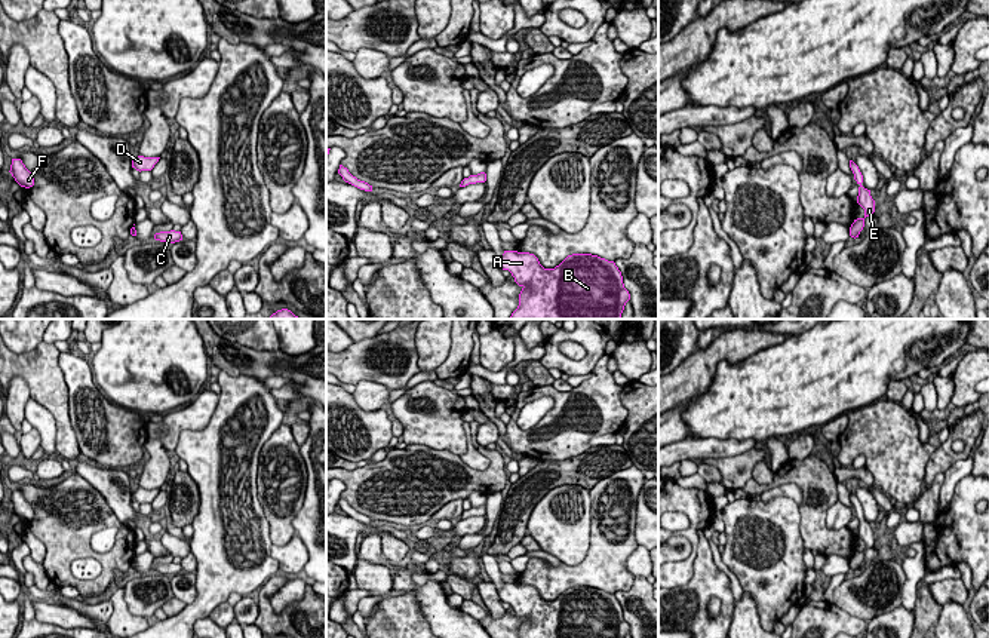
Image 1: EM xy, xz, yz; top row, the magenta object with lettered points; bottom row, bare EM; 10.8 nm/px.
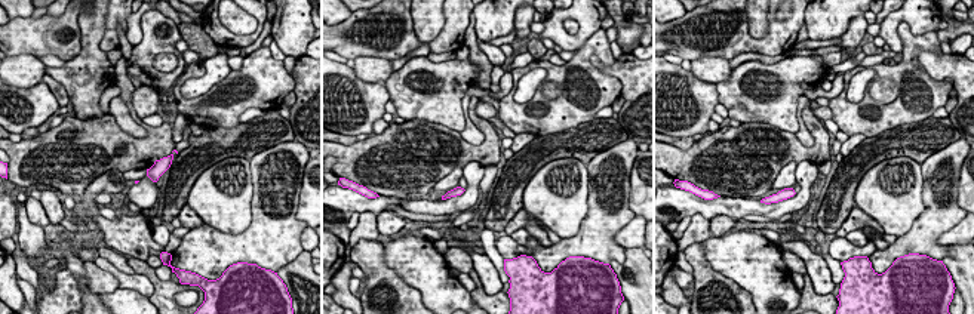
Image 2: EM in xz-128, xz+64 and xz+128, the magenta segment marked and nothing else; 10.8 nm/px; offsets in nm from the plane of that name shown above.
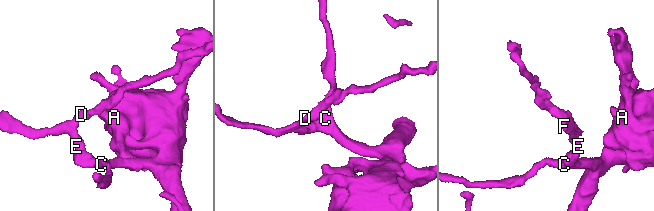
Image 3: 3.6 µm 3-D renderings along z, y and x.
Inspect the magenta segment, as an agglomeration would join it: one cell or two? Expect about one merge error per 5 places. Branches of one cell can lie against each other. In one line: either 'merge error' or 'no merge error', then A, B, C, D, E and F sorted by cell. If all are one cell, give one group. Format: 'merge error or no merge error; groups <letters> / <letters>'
no merge error; groups A B C D E F

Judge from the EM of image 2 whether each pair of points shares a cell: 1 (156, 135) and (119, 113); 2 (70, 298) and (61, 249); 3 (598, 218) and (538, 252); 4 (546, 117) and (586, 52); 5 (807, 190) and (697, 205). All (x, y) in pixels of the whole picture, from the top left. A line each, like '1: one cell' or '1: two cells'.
1: two cells
2: two cells
3: one cell
4: one cell
5: one cell

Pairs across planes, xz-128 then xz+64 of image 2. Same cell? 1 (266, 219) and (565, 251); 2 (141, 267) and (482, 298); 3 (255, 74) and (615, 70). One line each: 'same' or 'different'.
1: same
2: same
3: different

